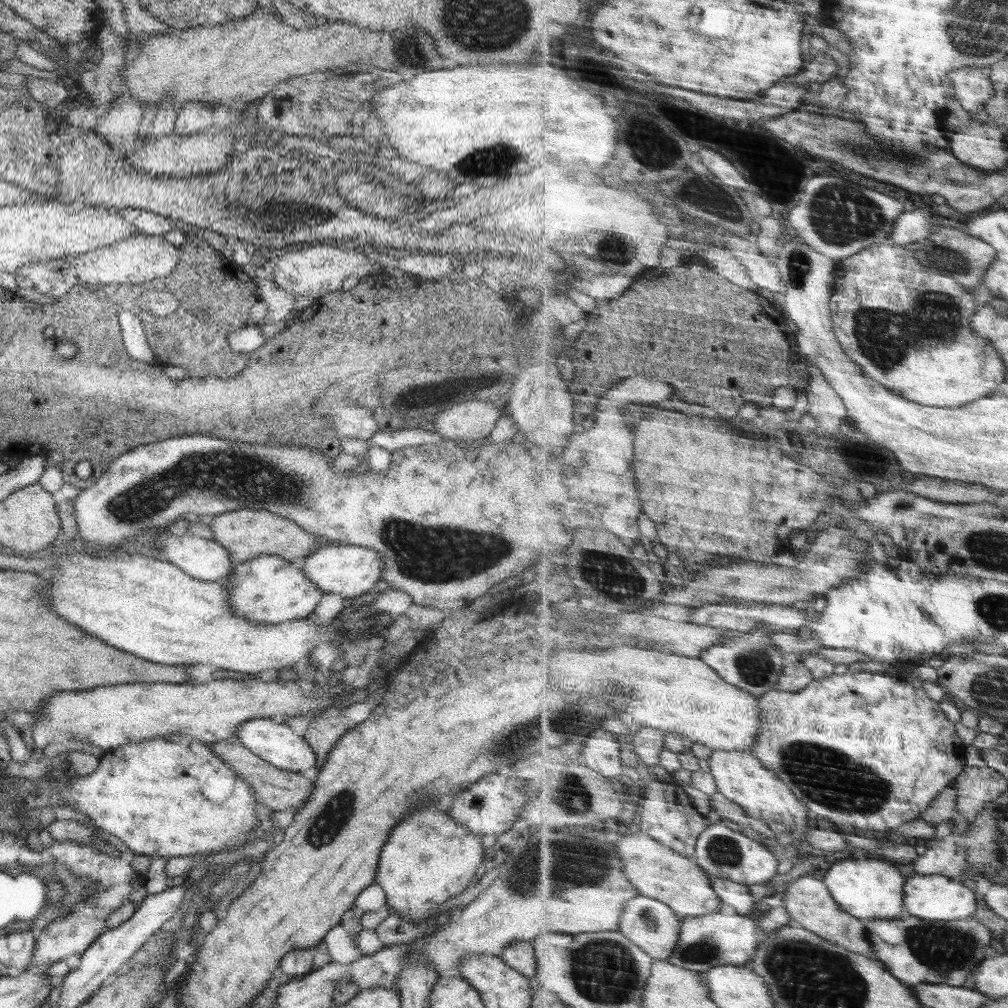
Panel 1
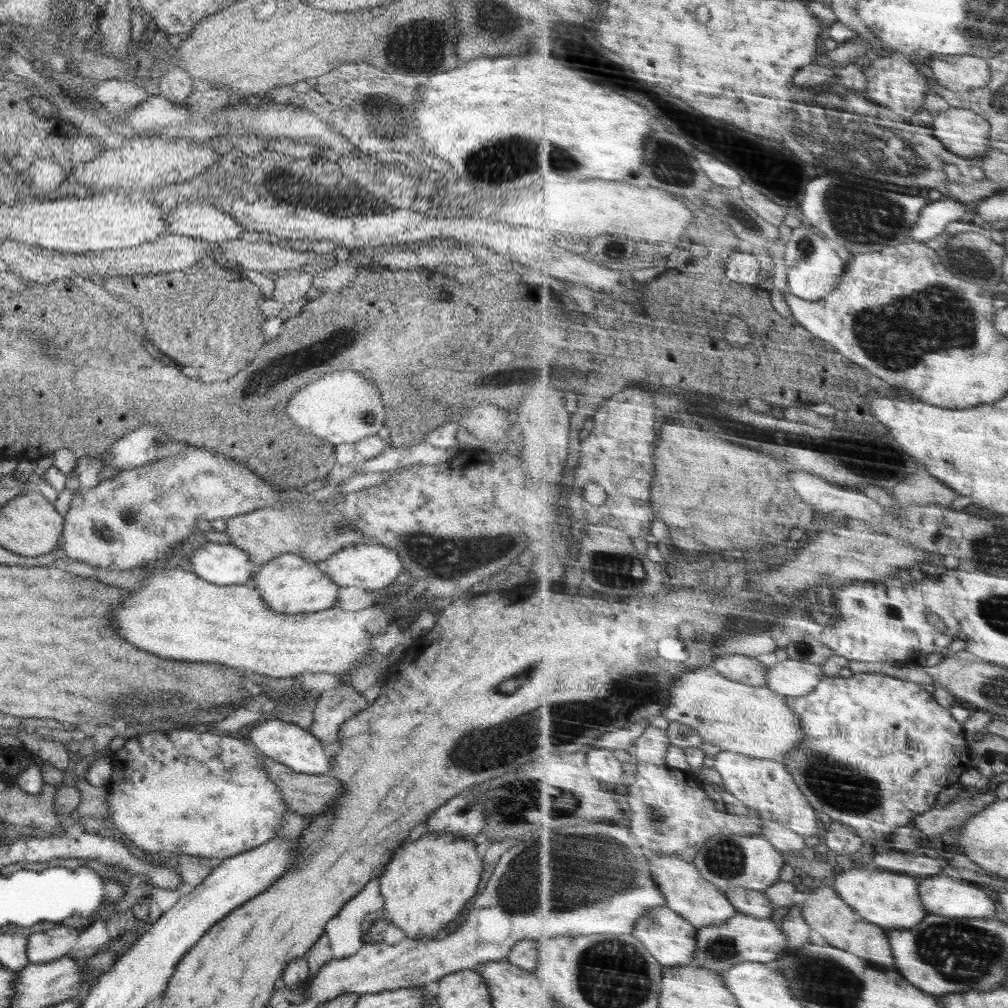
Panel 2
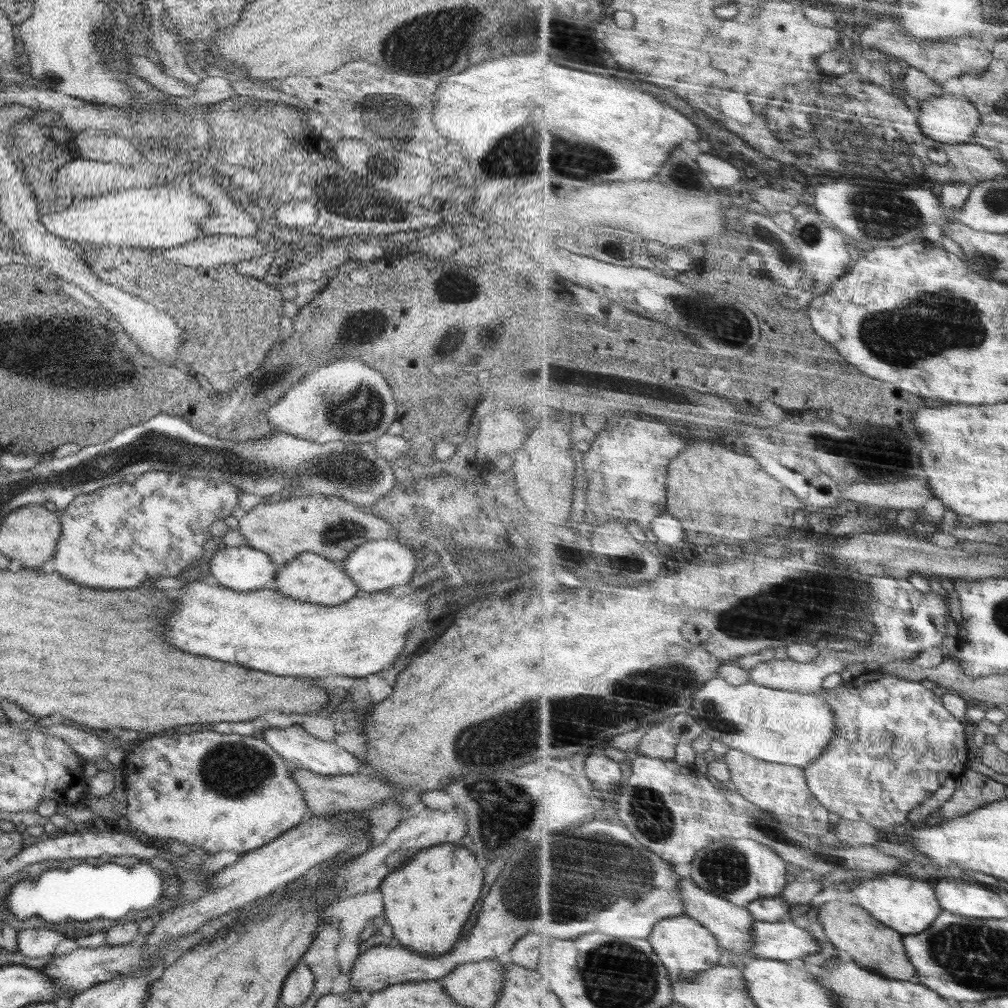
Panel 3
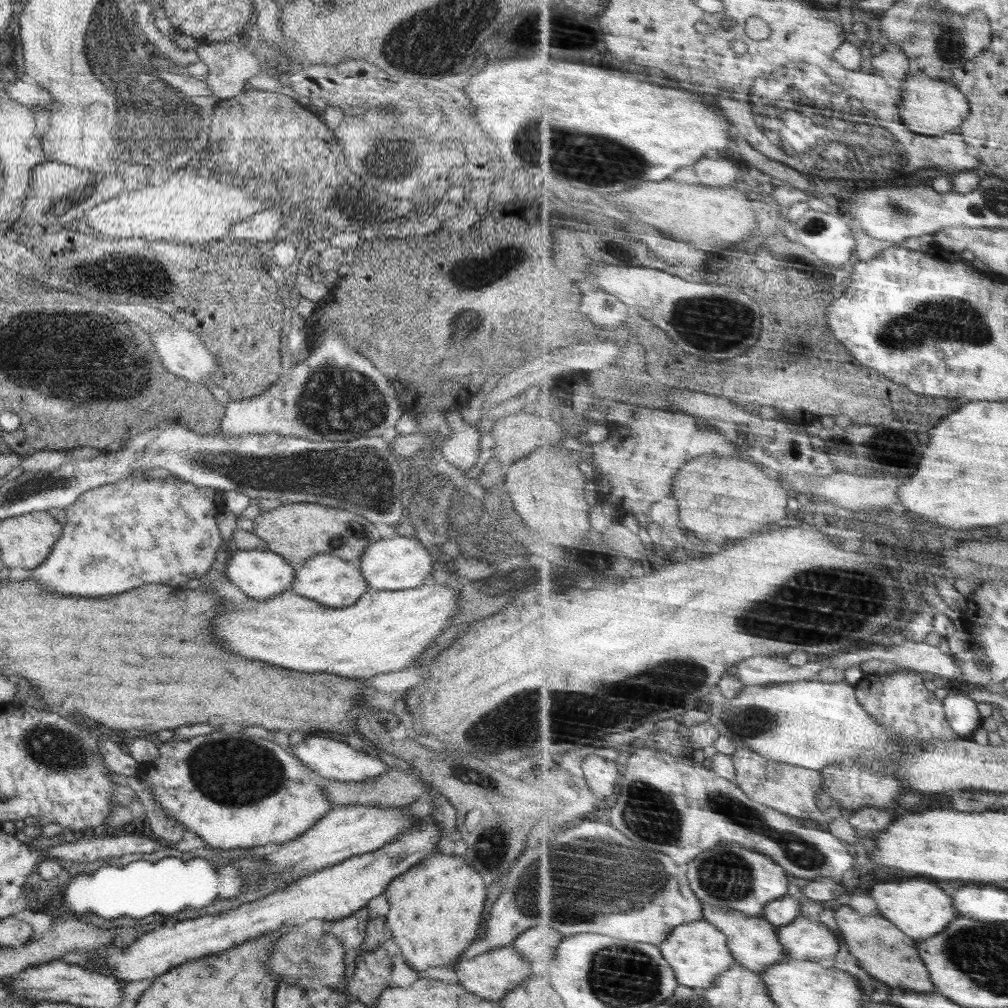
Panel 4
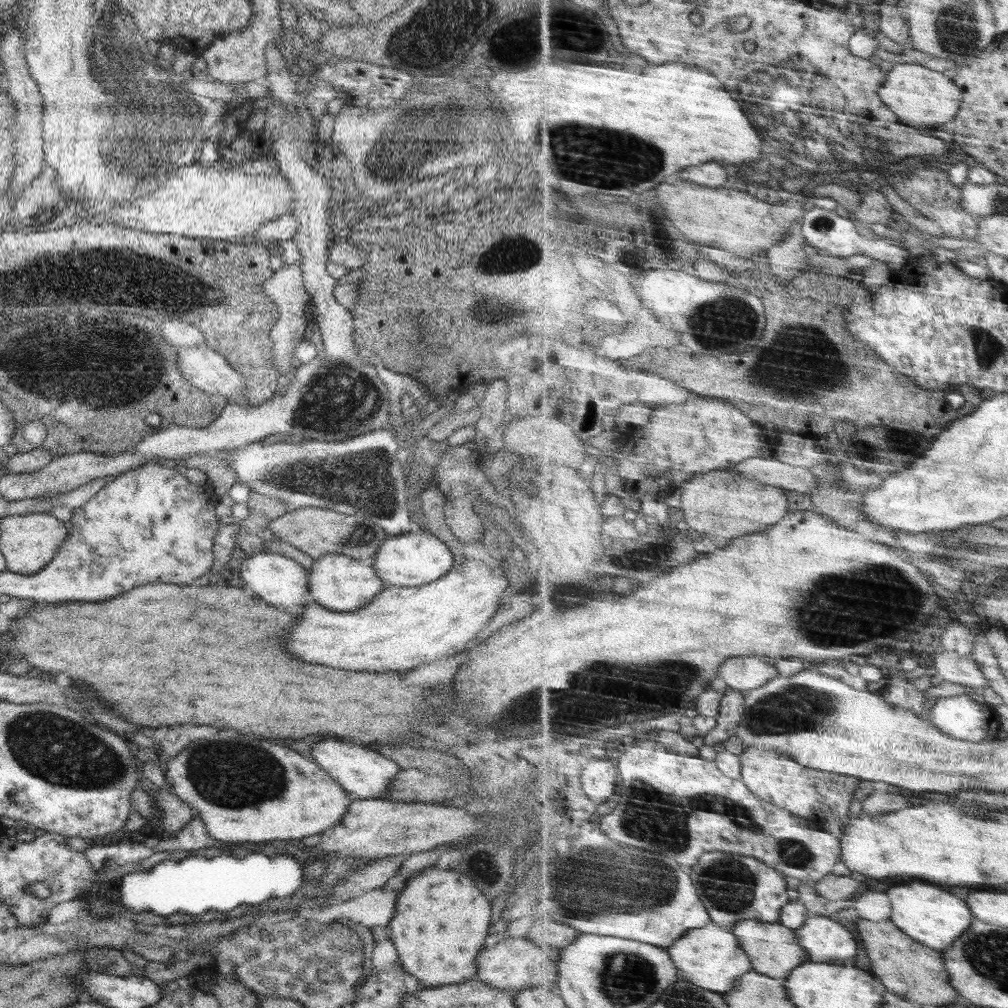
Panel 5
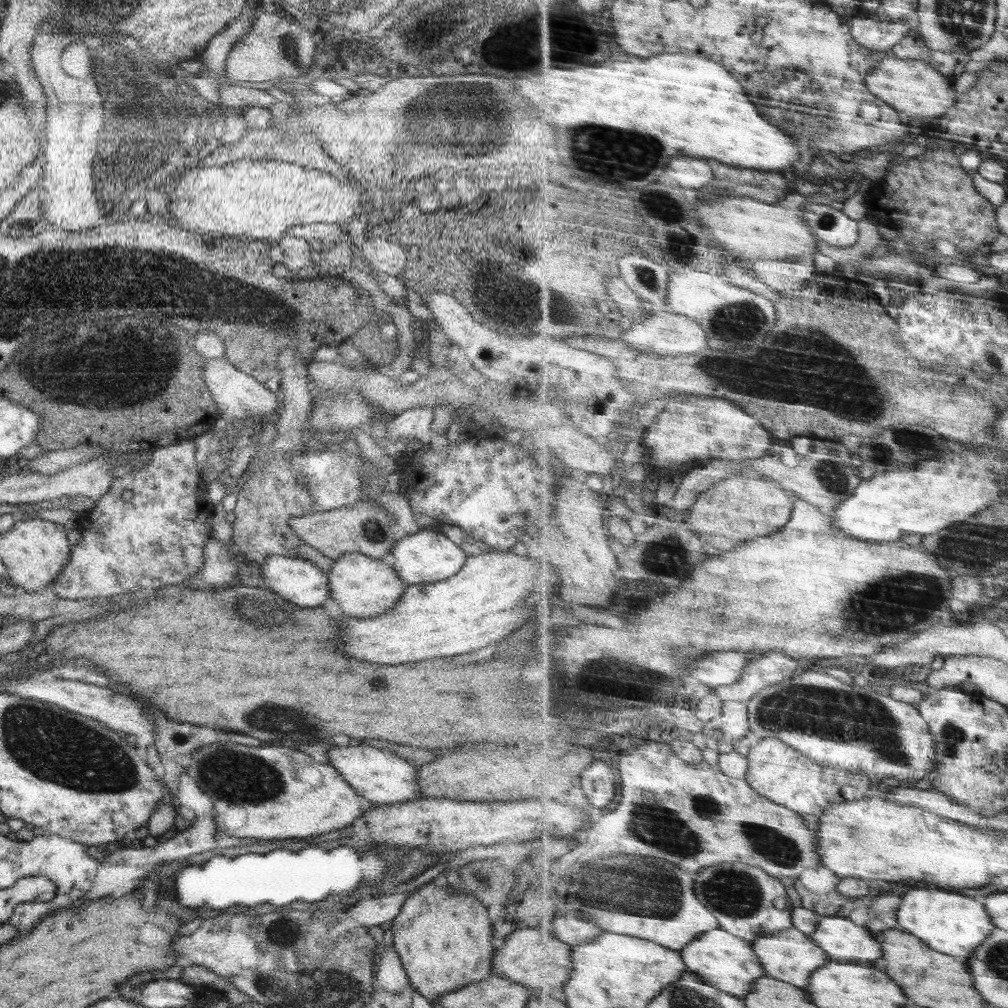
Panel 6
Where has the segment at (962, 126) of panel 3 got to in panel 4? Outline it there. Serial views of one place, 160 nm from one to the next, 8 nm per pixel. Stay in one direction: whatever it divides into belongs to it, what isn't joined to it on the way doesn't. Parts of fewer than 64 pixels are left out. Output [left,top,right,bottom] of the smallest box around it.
[900,69,972,136]

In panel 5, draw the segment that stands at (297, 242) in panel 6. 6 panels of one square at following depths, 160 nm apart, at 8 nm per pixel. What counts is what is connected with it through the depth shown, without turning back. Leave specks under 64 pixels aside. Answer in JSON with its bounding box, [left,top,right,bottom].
[263,264,309,374]

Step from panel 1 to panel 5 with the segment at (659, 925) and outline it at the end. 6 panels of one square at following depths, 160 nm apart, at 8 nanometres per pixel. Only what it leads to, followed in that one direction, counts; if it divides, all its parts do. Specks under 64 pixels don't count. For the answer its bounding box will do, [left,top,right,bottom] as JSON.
[668,921,754,992]

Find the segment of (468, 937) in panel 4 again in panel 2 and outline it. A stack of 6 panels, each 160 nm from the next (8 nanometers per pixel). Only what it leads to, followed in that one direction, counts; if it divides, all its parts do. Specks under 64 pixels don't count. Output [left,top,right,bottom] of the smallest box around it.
[380,831,482,938]

